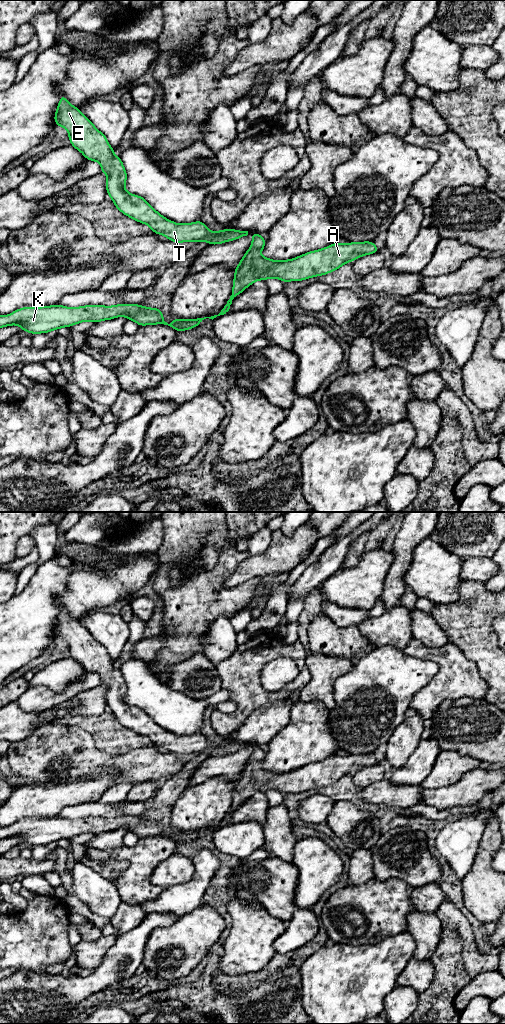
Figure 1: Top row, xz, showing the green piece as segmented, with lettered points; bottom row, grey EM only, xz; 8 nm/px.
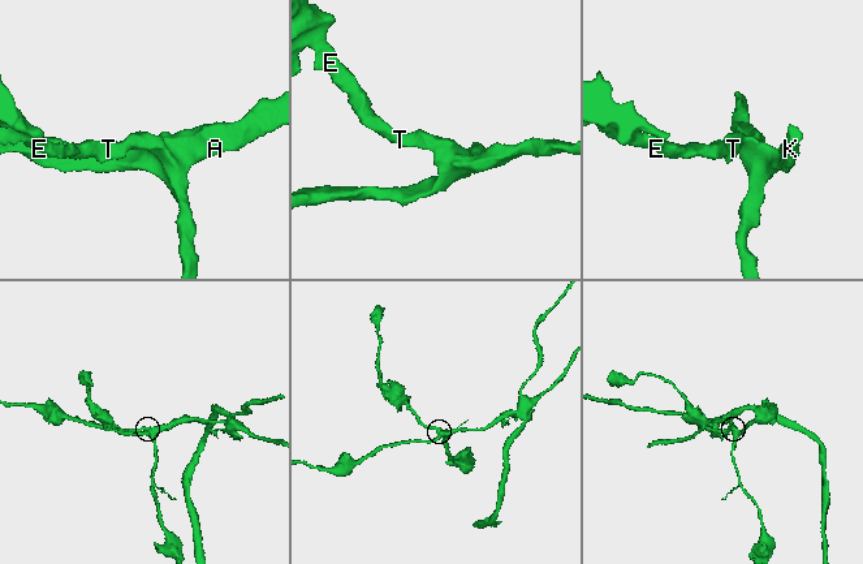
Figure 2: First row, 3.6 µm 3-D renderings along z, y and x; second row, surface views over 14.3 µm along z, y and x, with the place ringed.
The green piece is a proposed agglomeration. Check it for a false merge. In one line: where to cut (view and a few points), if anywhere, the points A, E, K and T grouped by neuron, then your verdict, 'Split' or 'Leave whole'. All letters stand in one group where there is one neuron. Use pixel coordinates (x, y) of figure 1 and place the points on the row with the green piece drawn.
No split. Groups: A E K T. Leave whole

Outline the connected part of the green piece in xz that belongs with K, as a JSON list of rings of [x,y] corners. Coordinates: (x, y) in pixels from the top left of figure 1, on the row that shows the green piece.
[[[260,233],[252,234],[252,245],[235,268],[230,299],[218,315],[191,320],[172,317],[174,321],[168,324],[163,320],[163,312],[160,309],[137,304],[86,305],[76,308],[56,304],[44,307],[23,307],[9,315],[0,316],[0,328],[19,325],[24,332],[39,334],[70,327],[80,322],[97,323],[125,316],[139,326],[164,324],[177,332],[185,331],[201,325],[206,318],[213,320],[217,316],[230,312],[232,300],[257,280],[265,281],[269,278],[277,278],[283,282],[306,280],[334,272],[348,262],[379,251],[371,241],[347,244],[336,242],[326,248],[307,252],[293,259],[276,261],[263,257],[259,253],[264,249],[265,244],[266,240]]]

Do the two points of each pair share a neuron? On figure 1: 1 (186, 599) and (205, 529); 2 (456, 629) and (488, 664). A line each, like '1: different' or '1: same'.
1: same
2: same

